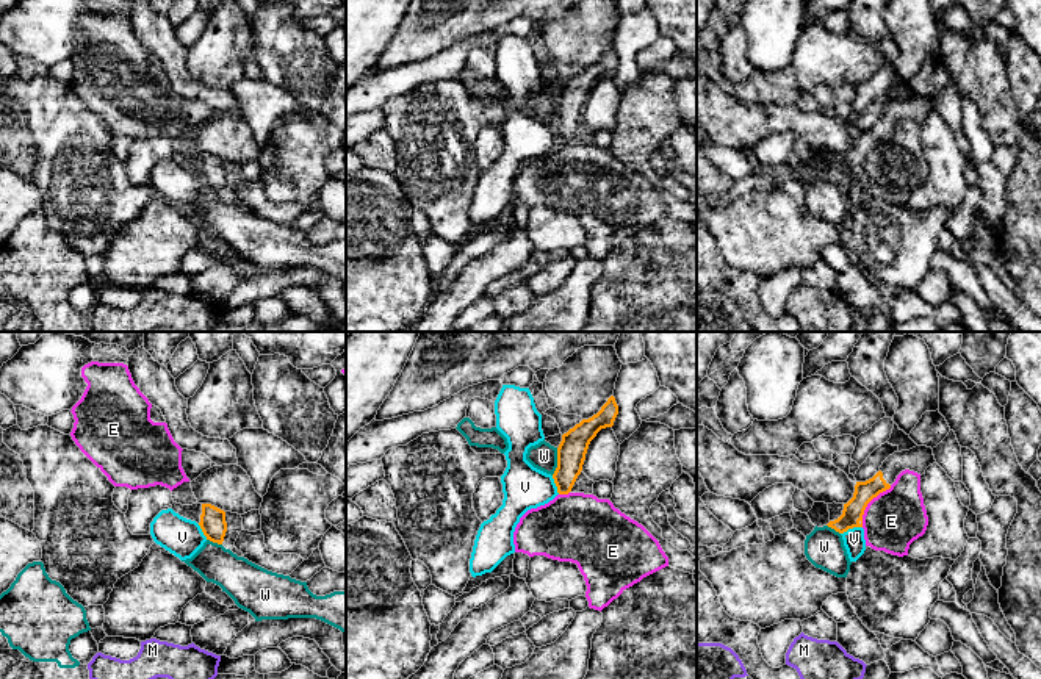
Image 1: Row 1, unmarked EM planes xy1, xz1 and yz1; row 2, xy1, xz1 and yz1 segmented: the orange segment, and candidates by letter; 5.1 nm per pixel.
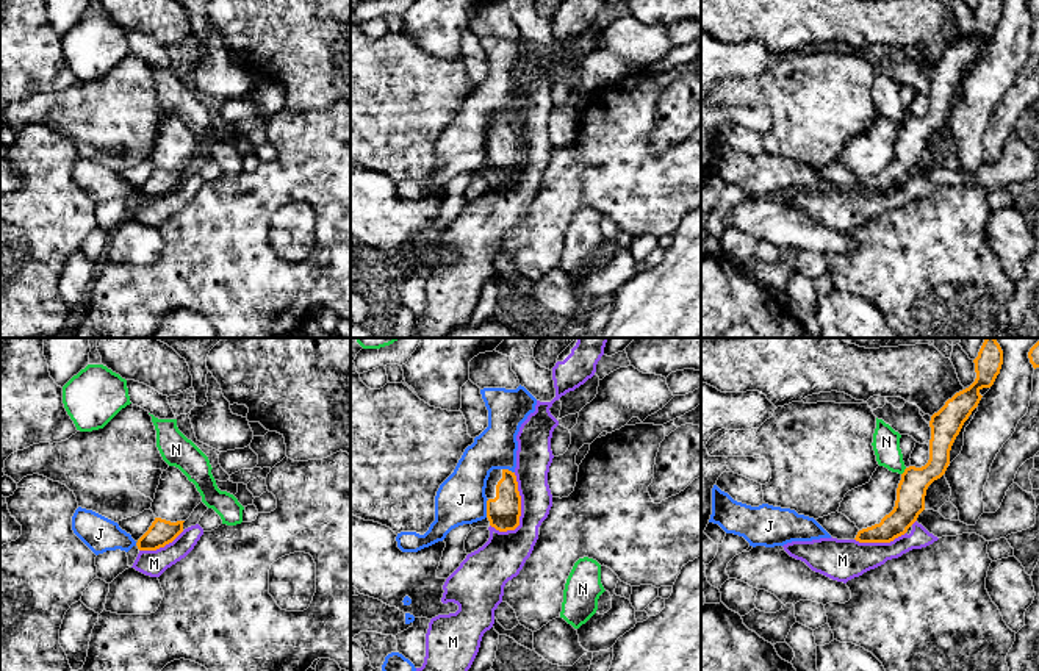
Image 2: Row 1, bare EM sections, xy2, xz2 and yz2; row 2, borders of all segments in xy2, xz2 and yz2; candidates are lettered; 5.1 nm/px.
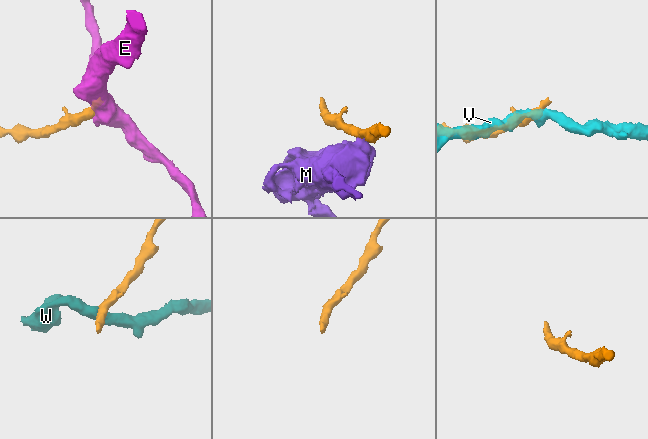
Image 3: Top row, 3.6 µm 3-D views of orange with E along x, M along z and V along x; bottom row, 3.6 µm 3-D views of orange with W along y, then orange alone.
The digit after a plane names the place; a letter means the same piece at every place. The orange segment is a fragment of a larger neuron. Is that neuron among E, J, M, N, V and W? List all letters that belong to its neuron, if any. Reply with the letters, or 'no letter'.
no letter

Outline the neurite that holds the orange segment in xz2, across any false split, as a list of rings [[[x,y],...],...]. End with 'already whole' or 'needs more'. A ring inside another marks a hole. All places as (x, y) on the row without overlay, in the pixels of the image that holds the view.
[[[493,119],[487,130],[487,167],[499,181],[515,180],[520,175],[521,145],[515,122]]]; needs more

